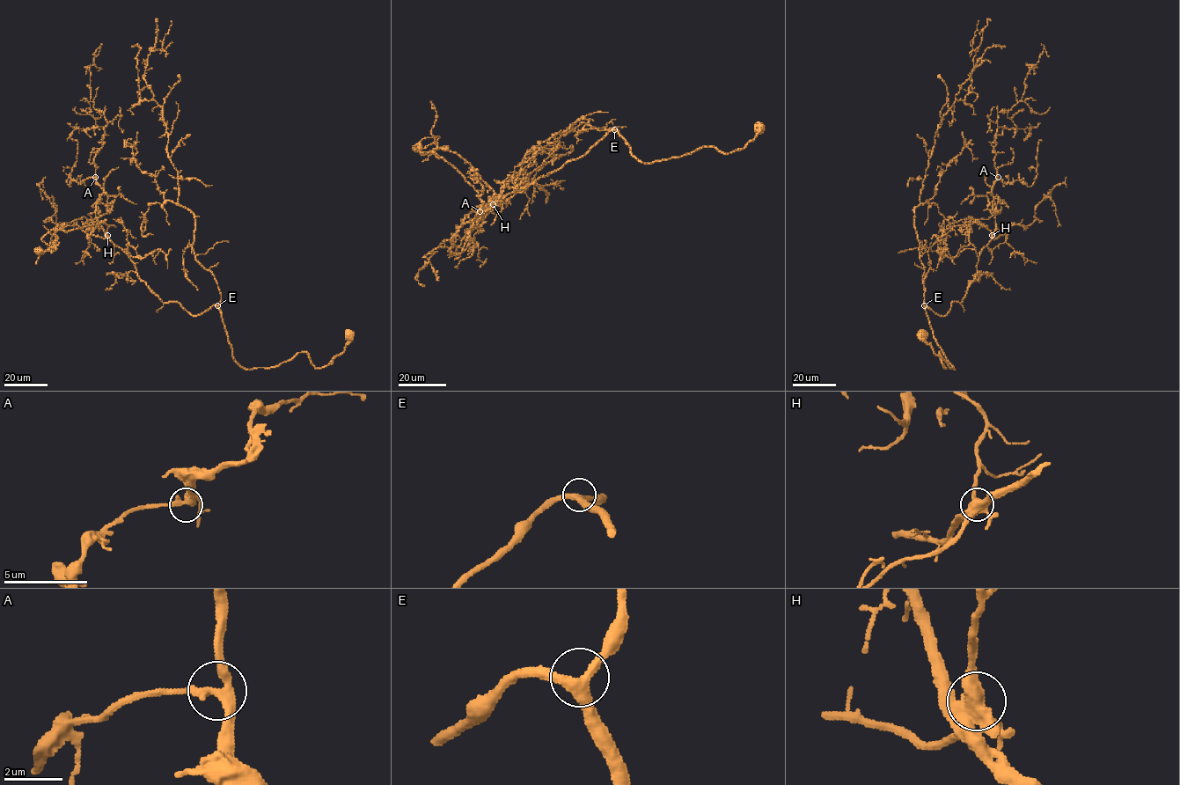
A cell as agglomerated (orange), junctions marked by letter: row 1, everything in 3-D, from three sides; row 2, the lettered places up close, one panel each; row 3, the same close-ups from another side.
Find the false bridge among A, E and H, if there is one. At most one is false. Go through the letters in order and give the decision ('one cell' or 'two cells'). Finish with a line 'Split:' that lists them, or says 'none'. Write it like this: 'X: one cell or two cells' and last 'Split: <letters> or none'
A: one cell
E: one cell
H: two cells
Split: H

